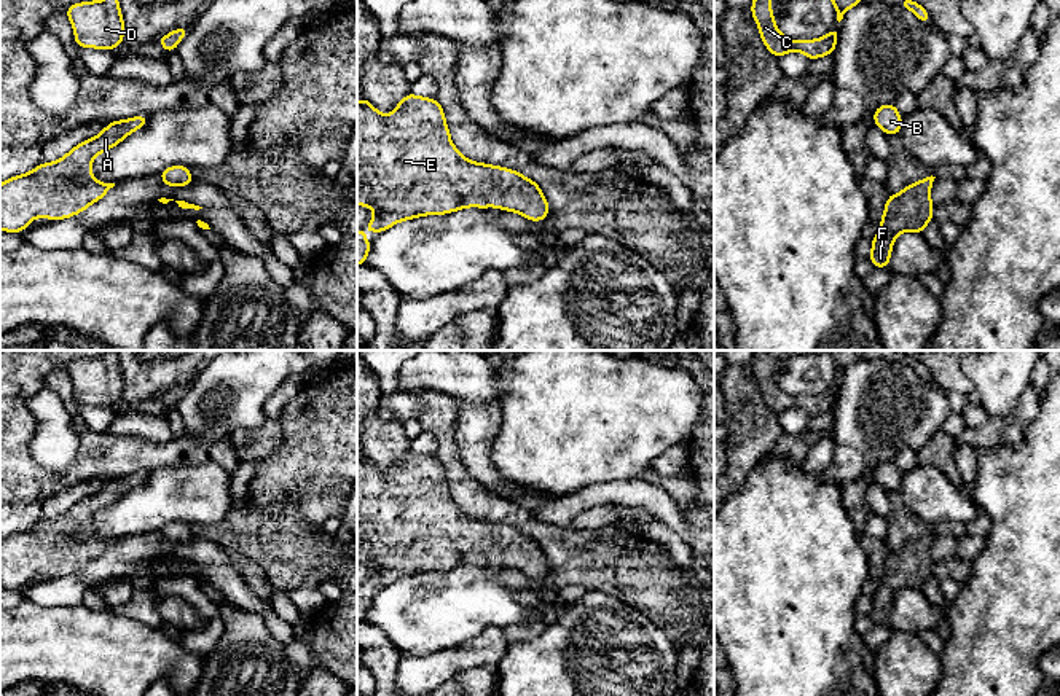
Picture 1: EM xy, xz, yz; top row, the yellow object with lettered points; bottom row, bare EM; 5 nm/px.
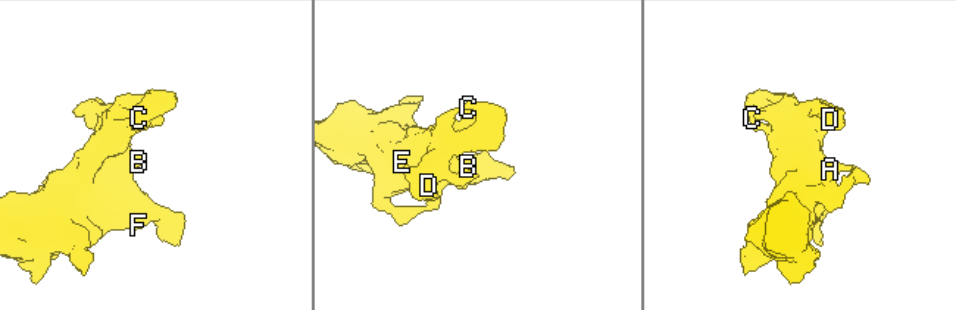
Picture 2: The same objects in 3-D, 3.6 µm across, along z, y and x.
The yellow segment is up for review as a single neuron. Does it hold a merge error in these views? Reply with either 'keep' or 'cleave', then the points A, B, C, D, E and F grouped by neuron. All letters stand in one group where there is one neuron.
keep | A B C D E F

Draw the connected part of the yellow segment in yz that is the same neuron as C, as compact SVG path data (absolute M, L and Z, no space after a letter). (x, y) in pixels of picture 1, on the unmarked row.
M756 350L754 352L751 371L754 373L754 376L757 379L764 401L776 414L781 414L791 408L800 408L810 417L813 417L813 416L818 416L821 413L834 411L834 408L835 408L835 400L838 395L838 385L837 384L834 384L822 395L816 395L811 398L810 397L794 398L787 393L784 393L778 387L775 374L771 371L771 354L768 350Z

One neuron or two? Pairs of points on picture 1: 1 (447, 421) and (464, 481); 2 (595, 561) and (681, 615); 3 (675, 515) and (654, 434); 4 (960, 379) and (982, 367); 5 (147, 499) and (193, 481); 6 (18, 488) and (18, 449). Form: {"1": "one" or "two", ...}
{"1": "one", "2": "one", "3": "two", "4": "two", "5": "one", "6": "one"}

